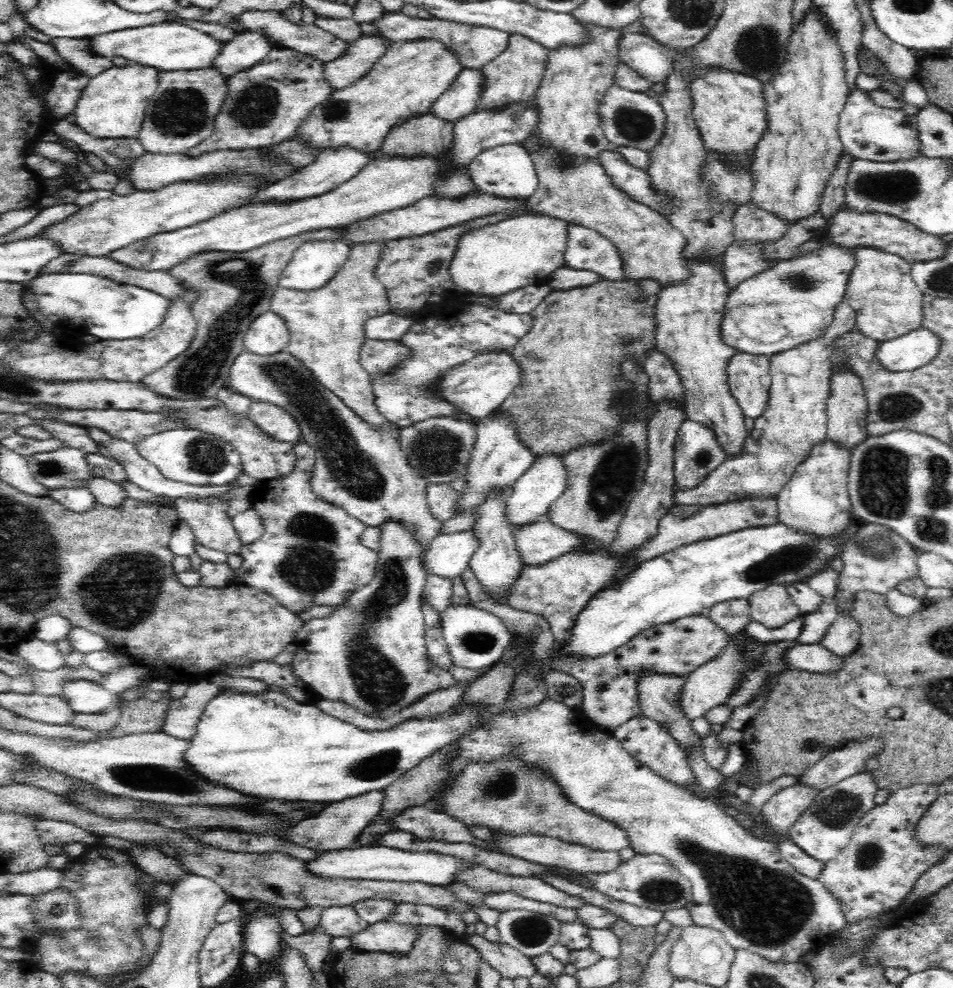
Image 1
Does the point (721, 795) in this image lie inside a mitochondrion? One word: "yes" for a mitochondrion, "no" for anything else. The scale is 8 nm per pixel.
no

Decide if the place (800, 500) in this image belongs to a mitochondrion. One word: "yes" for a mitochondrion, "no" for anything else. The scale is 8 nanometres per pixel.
no

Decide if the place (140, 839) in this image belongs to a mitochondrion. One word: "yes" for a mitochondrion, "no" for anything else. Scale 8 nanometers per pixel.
no

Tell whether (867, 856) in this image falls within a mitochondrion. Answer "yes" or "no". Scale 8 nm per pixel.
yes

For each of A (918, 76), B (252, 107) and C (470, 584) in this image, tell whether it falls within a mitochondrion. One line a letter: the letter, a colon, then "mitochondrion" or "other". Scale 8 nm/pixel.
A: other
B: mitochondrion
C: other

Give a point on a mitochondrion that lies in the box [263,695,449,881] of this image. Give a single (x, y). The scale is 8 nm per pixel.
(383, 762)

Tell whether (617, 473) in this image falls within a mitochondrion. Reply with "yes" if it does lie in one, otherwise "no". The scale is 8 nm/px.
yes

